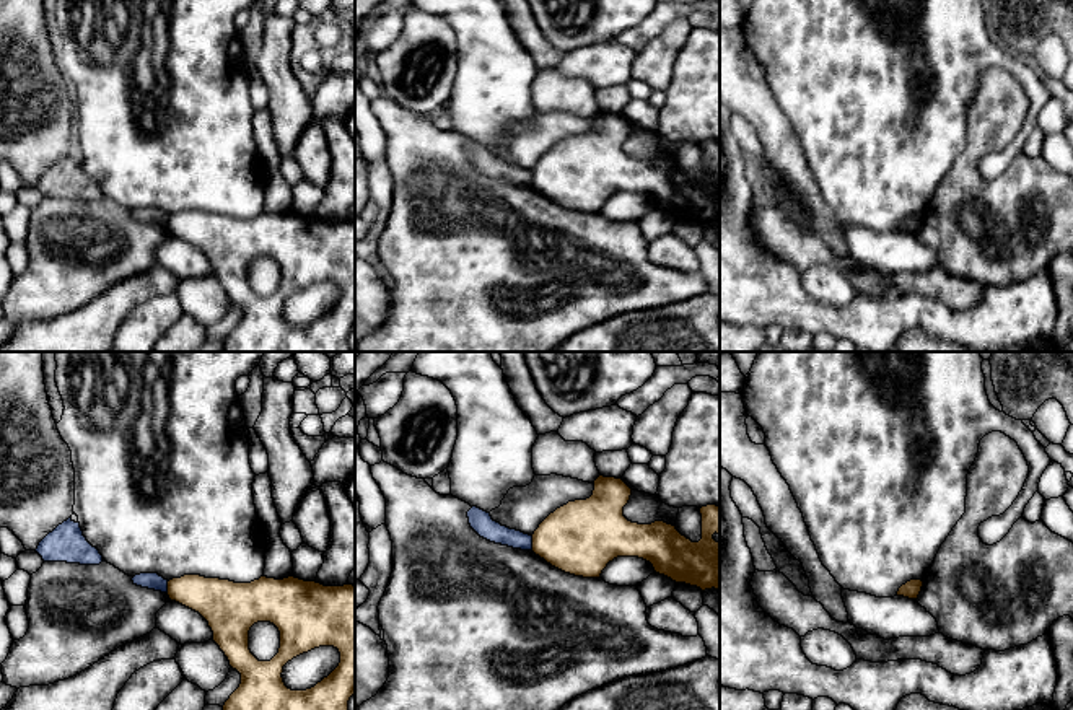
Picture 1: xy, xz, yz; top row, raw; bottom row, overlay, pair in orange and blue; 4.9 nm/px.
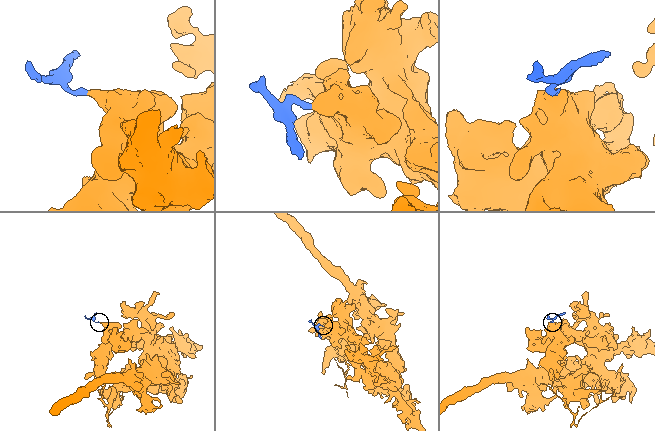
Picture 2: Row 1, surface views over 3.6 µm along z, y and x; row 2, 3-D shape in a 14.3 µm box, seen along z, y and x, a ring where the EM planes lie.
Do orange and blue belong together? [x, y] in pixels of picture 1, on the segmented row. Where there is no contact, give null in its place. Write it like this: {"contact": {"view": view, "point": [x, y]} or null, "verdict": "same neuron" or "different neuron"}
{"contact": {"view": "xz", "point": [533, 543]}, "verdict": "different neuron"}

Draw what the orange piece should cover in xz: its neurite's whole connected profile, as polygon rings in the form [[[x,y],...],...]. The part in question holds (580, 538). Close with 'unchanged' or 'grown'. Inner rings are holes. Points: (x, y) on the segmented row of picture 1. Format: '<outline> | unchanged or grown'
[[[599,476],[589,498],[568,502],[539,524],[532,534],[532,552],[552,567],[583,578],[599,578],[607,563],[617,557],[638,557],[676,583],[697,586],[702,591],[712,588],[720,591],[720,542],[713,539],[715,532],[720,534],[720,506],[700,508],[702,539],[692,542],[664,521],[651,524],[628,521],[624,506],[630,495],[632,489],[622,479]]] | unchanged

